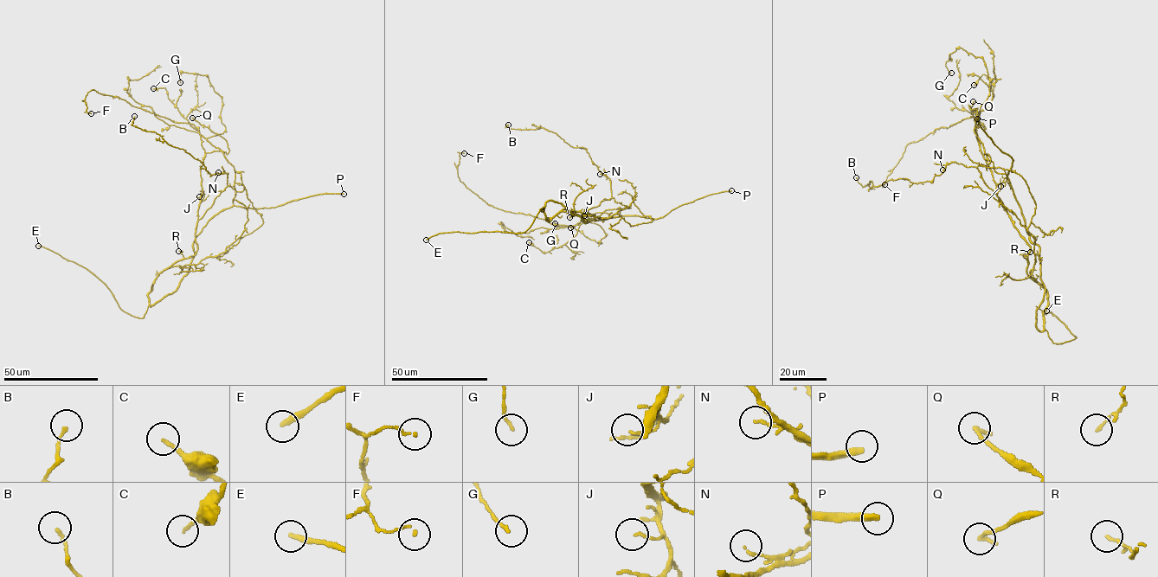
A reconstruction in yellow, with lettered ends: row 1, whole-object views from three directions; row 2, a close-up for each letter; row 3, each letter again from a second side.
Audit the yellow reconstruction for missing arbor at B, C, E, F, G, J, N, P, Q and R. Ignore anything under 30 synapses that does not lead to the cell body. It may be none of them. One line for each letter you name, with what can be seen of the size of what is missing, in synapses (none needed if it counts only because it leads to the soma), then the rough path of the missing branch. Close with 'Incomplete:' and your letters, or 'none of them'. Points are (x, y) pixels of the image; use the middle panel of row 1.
E: missing branch runs (426, 240), (398, 256)
P: about 450 synapses
Incomplete: E, P

